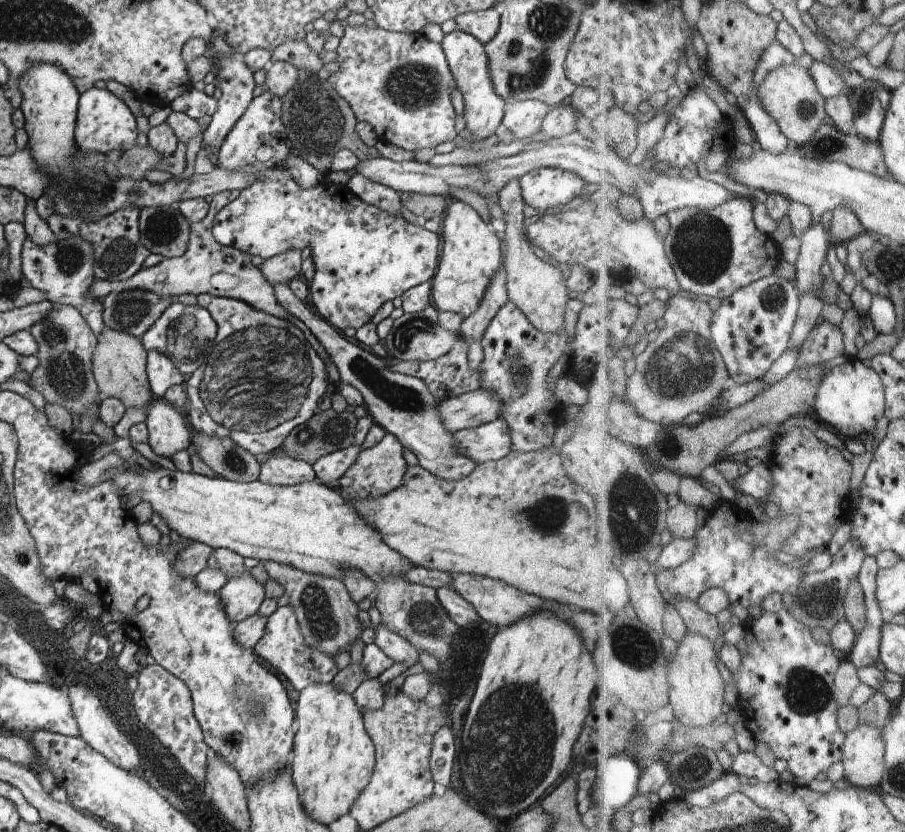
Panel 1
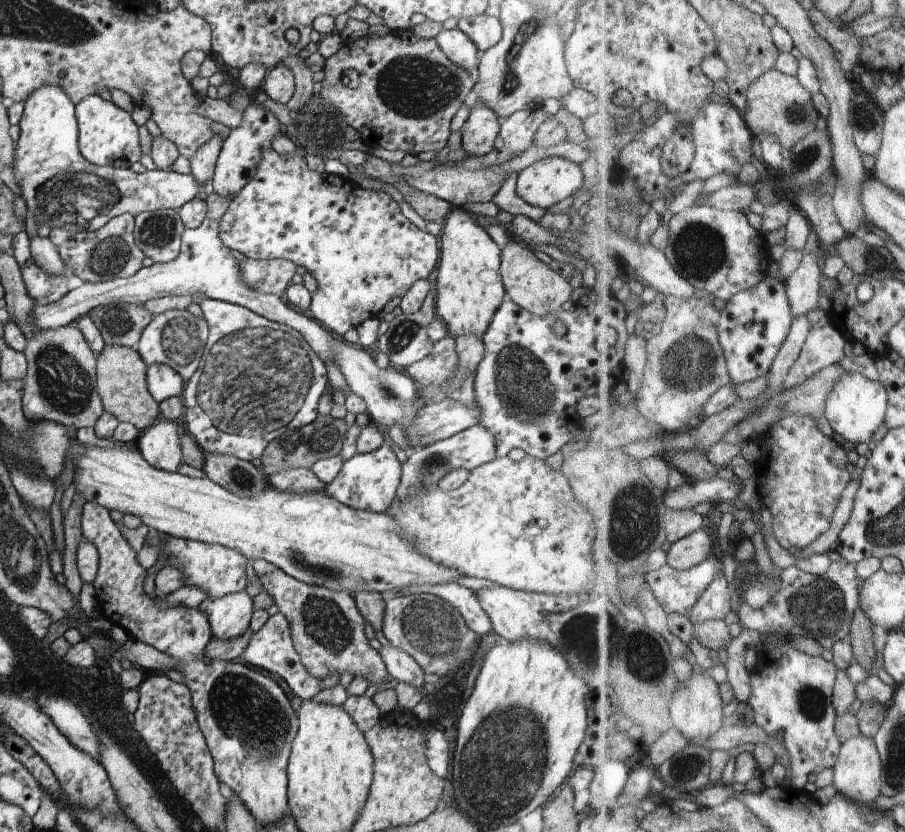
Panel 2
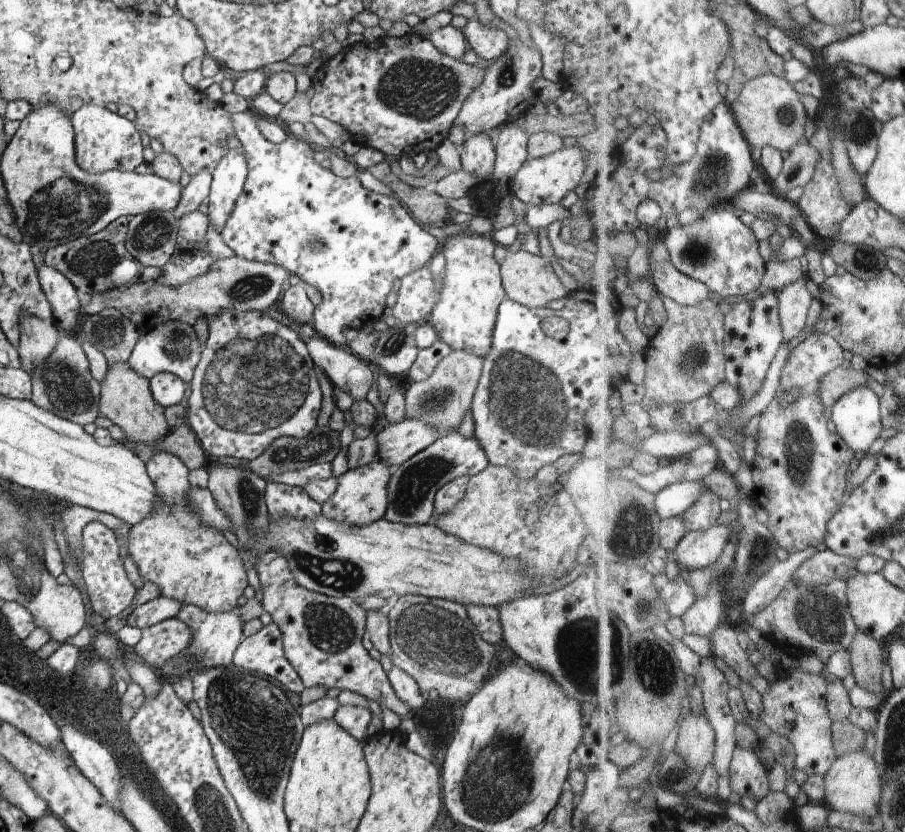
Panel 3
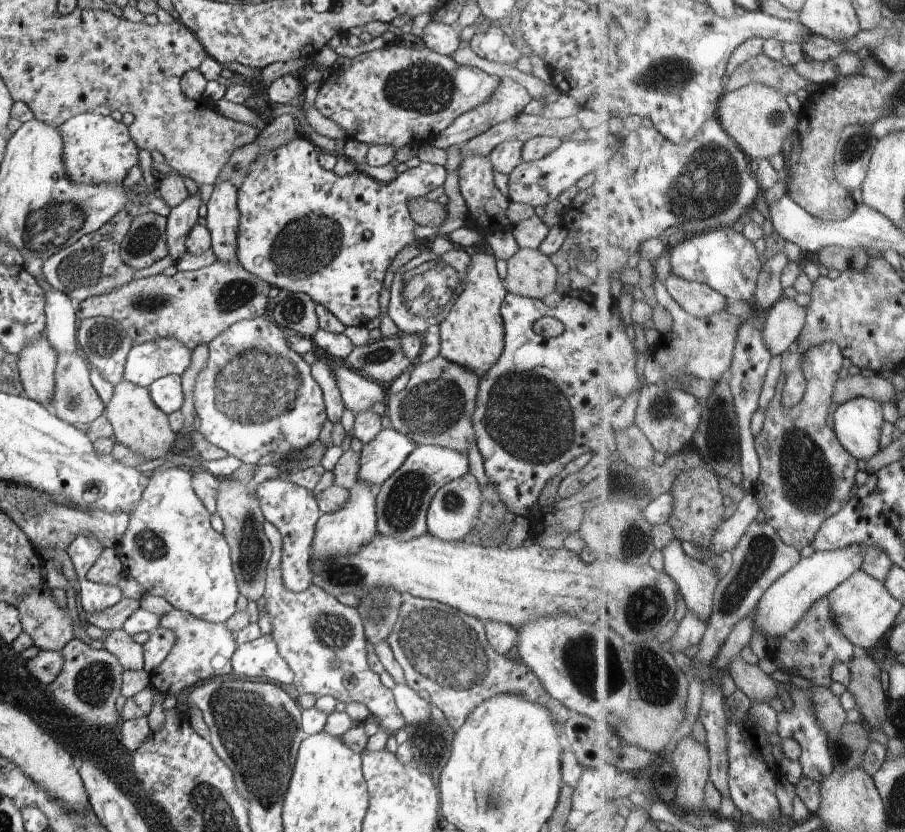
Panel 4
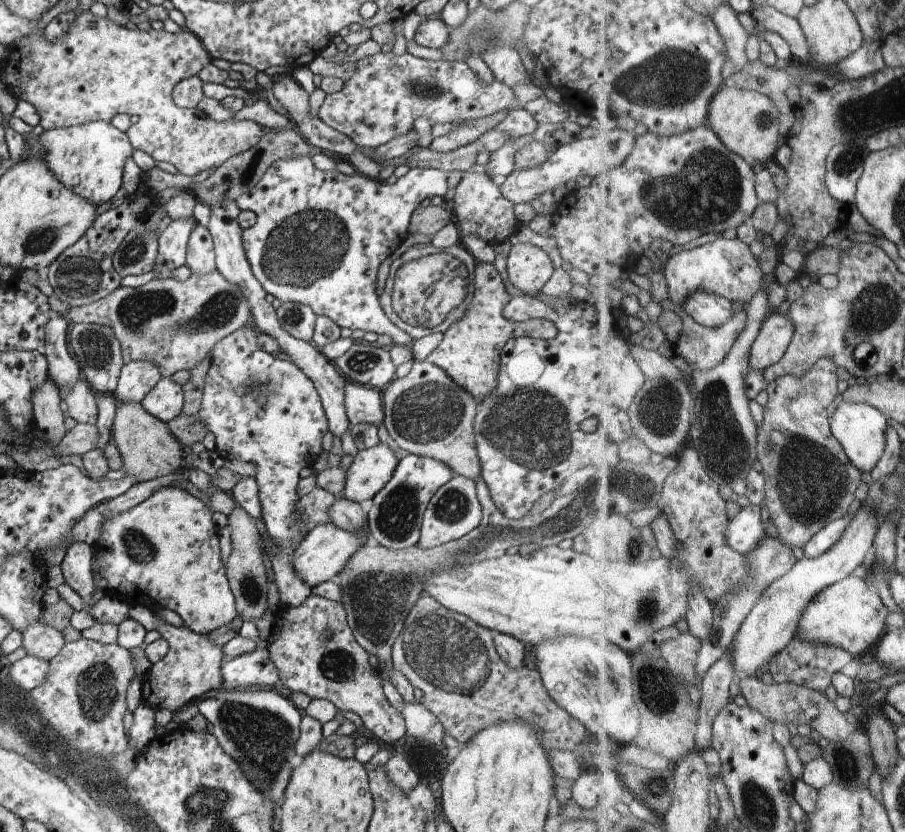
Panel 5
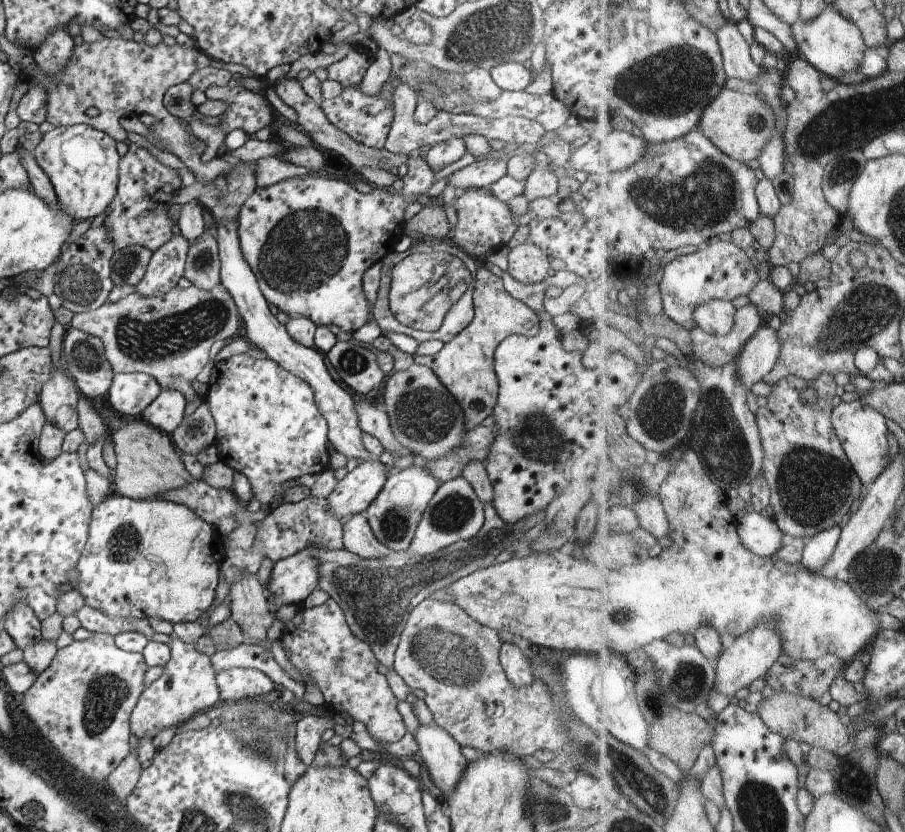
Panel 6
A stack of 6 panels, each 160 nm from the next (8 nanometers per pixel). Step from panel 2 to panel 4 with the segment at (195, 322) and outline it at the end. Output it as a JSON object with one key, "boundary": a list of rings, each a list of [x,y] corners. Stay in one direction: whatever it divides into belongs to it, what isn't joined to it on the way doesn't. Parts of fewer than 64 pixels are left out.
{"boundary":[[[158,339],[131,347],[128,353],[123,379],[134,386],[148,388],[153,382],[166,375],[177,374],[179,377],[190,364],[192,351],[189,351],[176,339]]]}

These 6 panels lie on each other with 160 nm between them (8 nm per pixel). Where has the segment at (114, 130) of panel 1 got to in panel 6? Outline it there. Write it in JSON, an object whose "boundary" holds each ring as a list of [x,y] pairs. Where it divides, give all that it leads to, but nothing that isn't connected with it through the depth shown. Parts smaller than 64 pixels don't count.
{"boundary":[[[80,123],[55,127],[44,133],[41,142],[32,151],[33,157],[52,183],[59,206],[76,223],[105,212],[116,196],[121,159],[116,151],[116,143],[109,134]]]}

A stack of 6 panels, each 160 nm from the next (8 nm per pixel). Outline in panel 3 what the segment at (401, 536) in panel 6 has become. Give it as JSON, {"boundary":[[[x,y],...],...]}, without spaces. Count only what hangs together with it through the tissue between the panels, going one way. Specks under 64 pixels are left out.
{"boundary":[[[459,432],[440,436],[430,446],[392,470],[387,486],[388,506],[383,516],[403,525],[425,525],[431,522],[436,493],[448,481],[474,476],[489,465],[485,452],[475,437],[464,438]]]}

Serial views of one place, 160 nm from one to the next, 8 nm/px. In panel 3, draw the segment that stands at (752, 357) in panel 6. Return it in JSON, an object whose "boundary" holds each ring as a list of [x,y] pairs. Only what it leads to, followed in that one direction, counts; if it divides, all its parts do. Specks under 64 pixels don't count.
{"boundary":[[[807,273],[799,283],[793,284],[780,292],[781,323],[785,332],[785,344],[798,338],[810,320],[810,310],[814,304],[812,292],[806,288],[806,281],[810,279]]]}

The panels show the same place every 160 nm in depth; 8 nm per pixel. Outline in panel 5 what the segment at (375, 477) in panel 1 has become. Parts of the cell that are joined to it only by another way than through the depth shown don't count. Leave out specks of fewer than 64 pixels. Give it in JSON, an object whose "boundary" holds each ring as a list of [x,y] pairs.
{"boundary":[[[332,522],[318,525],[309,530],[292,553],[291,565],[302,581],[312,589],[326,580],[335,580],[337,574],[346,566],[350,557],[371,539],[338,528]]]}

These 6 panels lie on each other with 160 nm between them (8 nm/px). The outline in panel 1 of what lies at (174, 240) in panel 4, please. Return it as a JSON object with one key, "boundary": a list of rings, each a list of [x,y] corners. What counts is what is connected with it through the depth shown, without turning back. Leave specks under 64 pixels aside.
{"boundary":[[[215,36],[212,43],[221,55],[220,60],[215,62],[215,65],[218,66],[215,84],[220,87],[222,94],[220,94],[220,99],[217,100],[217,108],[212,116],[212,122],[210,122],[208,129],[203,132],[202,147],[206,148],[208,157],[212,156],[214,152],[218,152],[222,142],[228,136],[228,132],[232,130],[232,126],[244,115],[246,108],[248,108],[250,102],[254,99],[253,91],[255,88],[254,73],[246,66],[243,56],[236,54],[219,36]]]}

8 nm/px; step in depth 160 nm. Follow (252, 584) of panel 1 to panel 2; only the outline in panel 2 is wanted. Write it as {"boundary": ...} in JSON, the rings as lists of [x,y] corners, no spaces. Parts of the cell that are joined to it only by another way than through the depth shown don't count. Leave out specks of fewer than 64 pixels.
{"boundary":[[[245,591],[219,599],[206,597],[198,610],[208,617],[214,639],[227,641],[249,632],[253,615],[253,600]]]}

